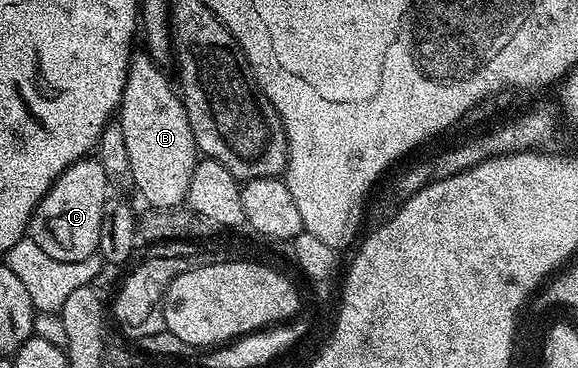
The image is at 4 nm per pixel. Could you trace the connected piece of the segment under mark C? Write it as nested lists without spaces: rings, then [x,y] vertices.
[[[87,155],[72,163],[52,183],[30,215],[28,235],[52,259],[79,261],[95,256],[100,243],[100,223],[108,204],[106,172],[100,162]]]

